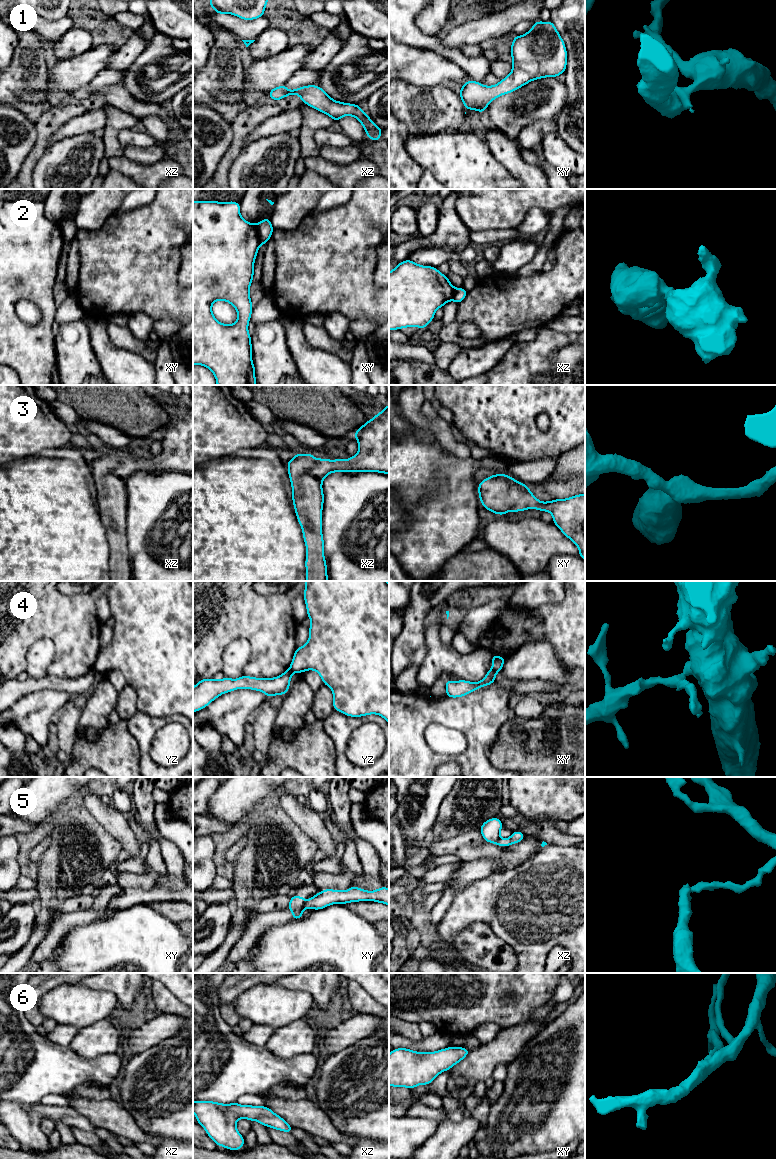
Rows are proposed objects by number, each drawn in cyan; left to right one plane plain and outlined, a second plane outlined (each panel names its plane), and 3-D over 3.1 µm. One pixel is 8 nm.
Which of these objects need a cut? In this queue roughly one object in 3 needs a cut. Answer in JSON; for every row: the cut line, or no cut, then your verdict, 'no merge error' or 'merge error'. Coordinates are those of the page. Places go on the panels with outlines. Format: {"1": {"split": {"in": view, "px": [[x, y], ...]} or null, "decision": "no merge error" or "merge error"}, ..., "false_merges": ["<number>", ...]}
{"1": {"split": null, "decision": "no merge error"}, "2": {"split": {"in": "xy", "px": [[254, 225], [261, 243]]}, "decision": "merge error"}, "3": {"split": null, "decision": "no merge error"}, "4": {"split": {"in": "xy", "px": [[492, 667], [497, 671]]}, "decision": "merge error"}, "5": {"split": {"in": "xy", "px": [[305, 901], [303, 907]]}, "decision": "merge error"}, "6": {"split": null, "decision": "no merge error"}, "false_merges": ["2", "4", "5"]}

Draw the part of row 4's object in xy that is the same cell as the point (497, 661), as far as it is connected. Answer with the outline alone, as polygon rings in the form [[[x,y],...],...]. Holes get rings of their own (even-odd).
[[[492,654],[492,666],[493,666],[493,668],[497,672],[500,672],[503,668],[505,660],[506,660],[506,658],[504,658],[504,657]]]

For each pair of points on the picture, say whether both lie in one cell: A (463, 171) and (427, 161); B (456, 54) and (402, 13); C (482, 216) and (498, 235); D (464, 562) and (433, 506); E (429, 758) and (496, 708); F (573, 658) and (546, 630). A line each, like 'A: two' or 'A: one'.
A: one
B: one
C: two
D: two
E: one
F: one

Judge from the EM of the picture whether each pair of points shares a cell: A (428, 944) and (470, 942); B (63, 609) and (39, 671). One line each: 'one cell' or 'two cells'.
A: one cell
B: two cells

